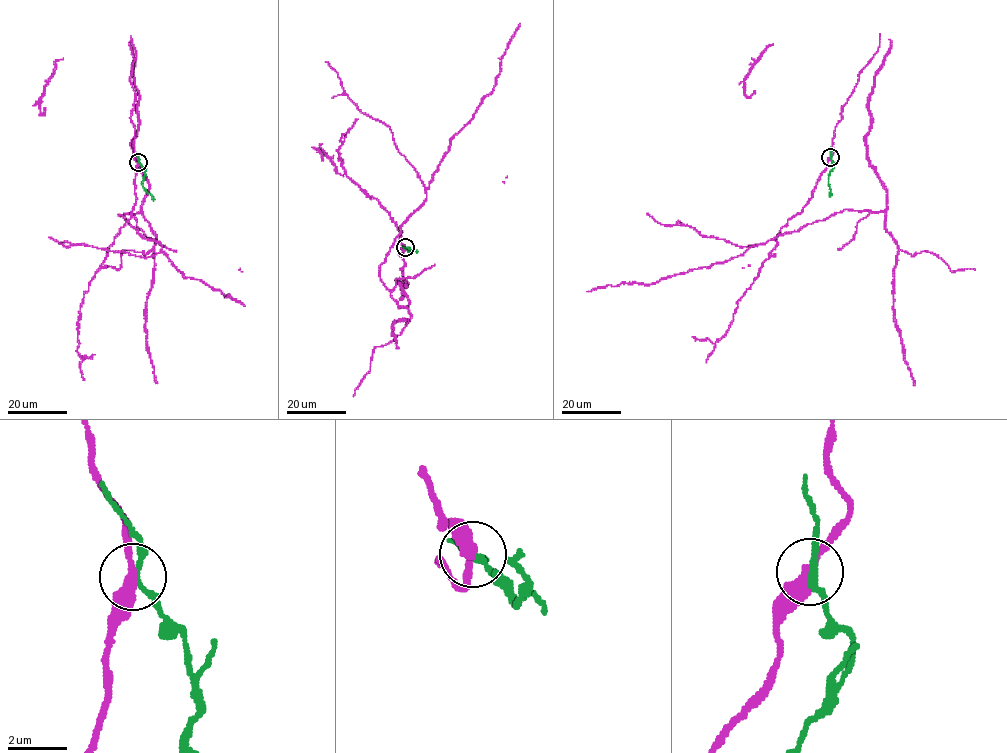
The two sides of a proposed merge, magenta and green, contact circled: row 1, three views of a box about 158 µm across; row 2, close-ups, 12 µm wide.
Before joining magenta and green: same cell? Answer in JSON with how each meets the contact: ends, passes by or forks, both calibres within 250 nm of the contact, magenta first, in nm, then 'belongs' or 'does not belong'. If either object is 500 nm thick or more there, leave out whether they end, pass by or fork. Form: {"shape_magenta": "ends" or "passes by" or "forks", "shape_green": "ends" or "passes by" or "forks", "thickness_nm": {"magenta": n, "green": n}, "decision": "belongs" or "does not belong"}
{"shape_magenta": "passes by", "shape_green": "passes by", "thickness_nm": {"magenta": 380, "green": 200}, "decision": "does not belong"}

